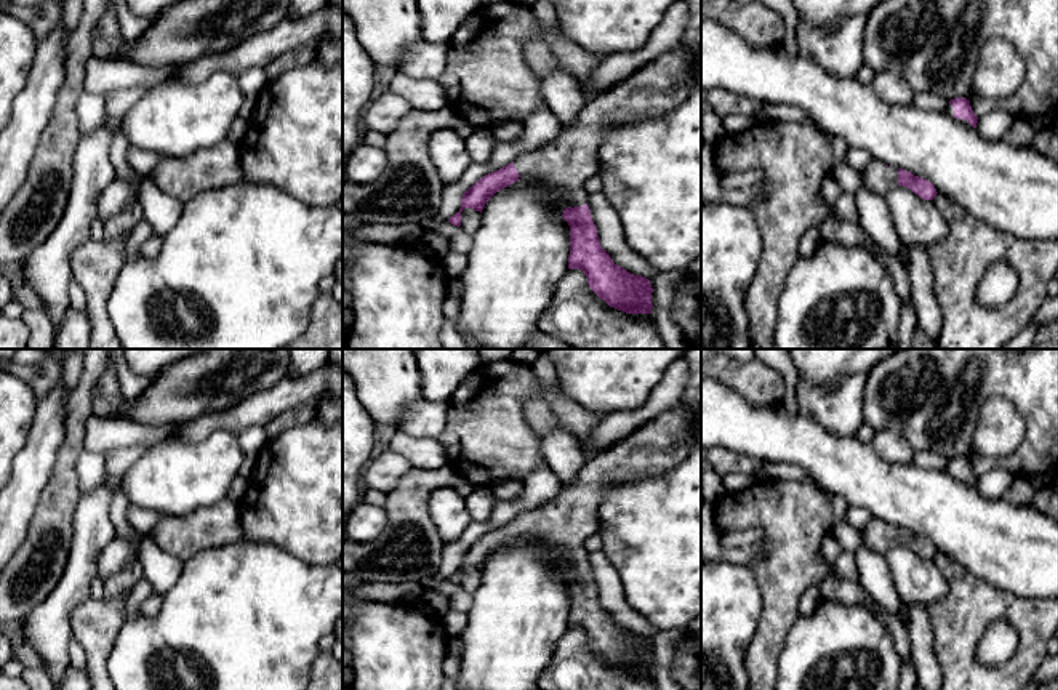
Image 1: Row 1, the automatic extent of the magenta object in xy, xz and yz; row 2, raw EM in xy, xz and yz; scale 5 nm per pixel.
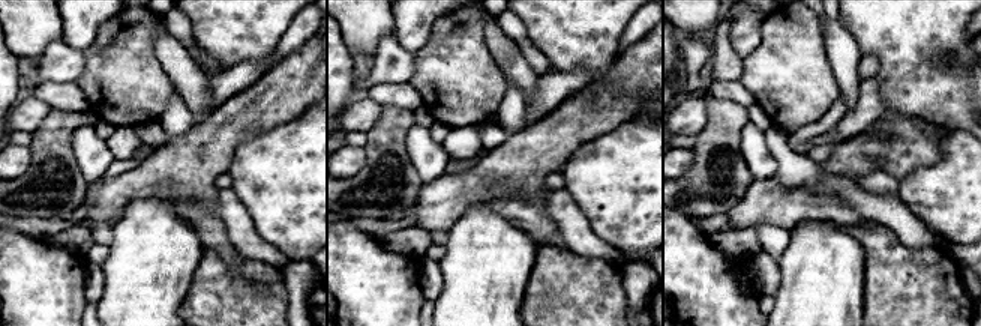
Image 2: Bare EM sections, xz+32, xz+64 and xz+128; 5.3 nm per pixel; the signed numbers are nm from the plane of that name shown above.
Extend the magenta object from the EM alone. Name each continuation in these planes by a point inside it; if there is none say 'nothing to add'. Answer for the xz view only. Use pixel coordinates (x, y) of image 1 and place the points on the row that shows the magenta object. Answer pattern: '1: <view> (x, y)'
1: xz (572, 157)

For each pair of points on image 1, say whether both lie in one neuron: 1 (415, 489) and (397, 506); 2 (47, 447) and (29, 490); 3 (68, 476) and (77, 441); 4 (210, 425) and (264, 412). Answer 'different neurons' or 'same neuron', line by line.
1: same neuron
2: same neuron
3: same neuron
4: same neuron

